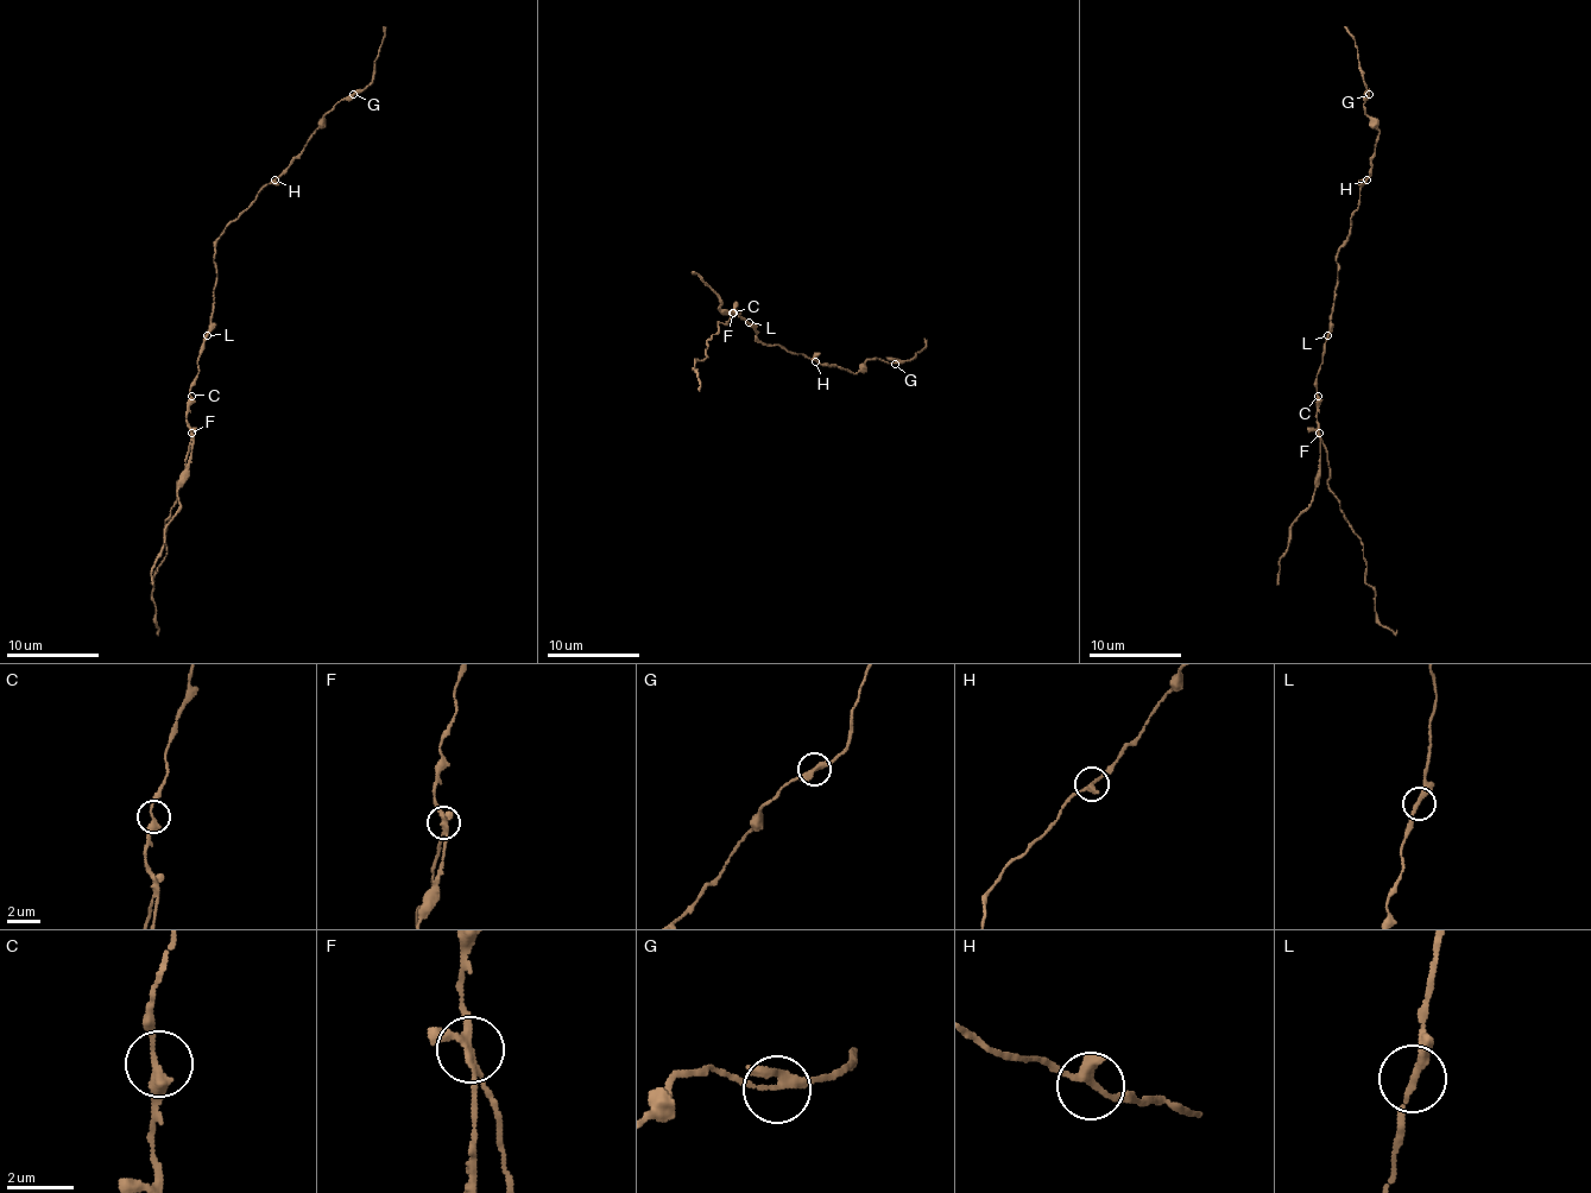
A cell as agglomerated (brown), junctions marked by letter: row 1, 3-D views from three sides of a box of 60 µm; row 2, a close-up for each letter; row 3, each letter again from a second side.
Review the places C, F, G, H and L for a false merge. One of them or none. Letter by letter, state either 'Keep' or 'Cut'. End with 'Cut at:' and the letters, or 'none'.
C: Keep
F: Cut
G: Keep
H: Keep
L: Keep
Cut at: F

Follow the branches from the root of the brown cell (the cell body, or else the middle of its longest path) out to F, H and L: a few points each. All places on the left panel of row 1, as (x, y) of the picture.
F: (212, 311), (187, 414), (191, 433)
H: (212, 311), (216, 284), (214, 245), (275, 180)
L: (212, 311), (207, 335)

